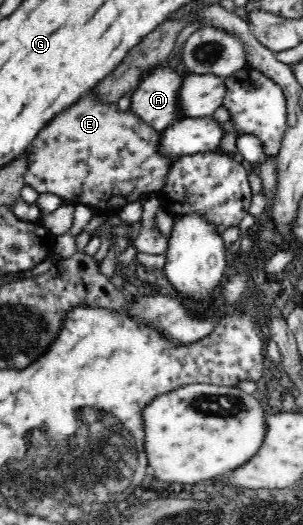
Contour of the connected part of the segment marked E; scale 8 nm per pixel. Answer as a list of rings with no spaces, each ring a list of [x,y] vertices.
[[[89,90],[46,123],[24,149],[24,181],[39,193],[55,193],[62,196],[66,203],[85,205],[94,215],[103,215],[106,219],[111,215],[119,216],[121,209],[129,203],[141,201],[165,187],[167,175],[180,157],[163,154],[161,141],[163,134],[147,125],[133,108],[119,110],[116,102],[103,102],[96,91]]]

